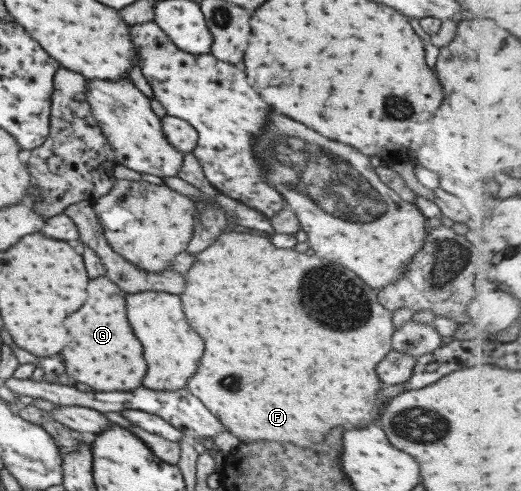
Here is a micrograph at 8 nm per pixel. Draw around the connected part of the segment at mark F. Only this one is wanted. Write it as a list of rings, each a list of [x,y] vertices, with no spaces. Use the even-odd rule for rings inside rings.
[[[222,232],[208,249],[196,255],[196,261],[192,269],[185,273],[186,283],[184,291],[180,294],[184,313],[188,323],[206,343],[204,357],[200,359],[200,365],[195,374],[187,381],[187,388],[220,420],[220,423],[242,443],[262,441],[278,441],[288,439],[298,443],[300,447],[308,447],[316,443],[322,435],[326,435],[330,429],[354,423],[364,425],[364,421],[372,421],[372,413],[376,409],[376,393],[384,387],[381,379],[376,377],[376,363],[380,363],[386,354],[392,350],[392,335],[395,332],[392,323],[393,314],[389,309],[382,307],[376,299],[376,291],[372,291],[364,281],[360,281],[350,269],[344,269],[338,263],[332,261],[320,261],[315,253],[298,253],[294,248],[278,249],[270,237],[252,235],[241,232]]]

